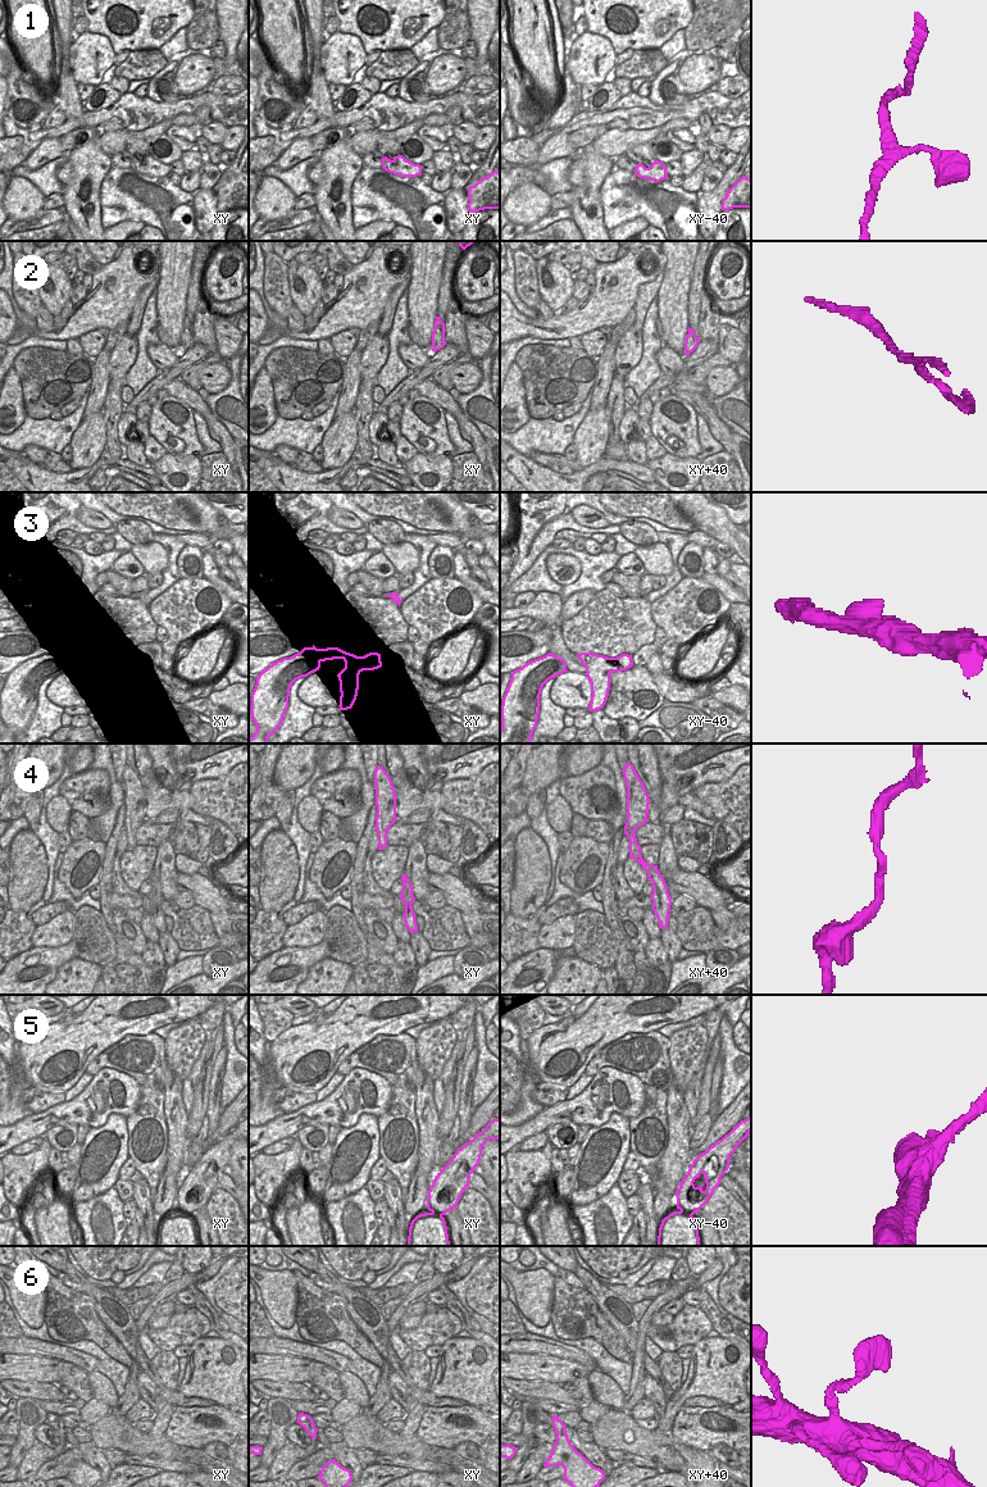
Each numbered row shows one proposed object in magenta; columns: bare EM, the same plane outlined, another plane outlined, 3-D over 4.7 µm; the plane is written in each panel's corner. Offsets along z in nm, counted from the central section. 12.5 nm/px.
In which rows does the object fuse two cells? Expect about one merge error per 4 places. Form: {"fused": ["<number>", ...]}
{"fused": ["2"]}

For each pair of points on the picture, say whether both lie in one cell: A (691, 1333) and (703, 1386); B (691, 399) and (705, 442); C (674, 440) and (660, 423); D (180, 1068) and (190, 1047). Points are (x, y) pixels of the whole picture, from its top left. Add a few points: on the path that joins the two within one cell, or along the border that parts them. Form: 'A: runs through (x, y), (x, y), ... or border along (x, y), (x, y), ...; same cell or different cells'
A: border along (705, 1336), (692, 1345); different cells
B: border along (697, 413), (715, 439); different cells
C: runs through (673, 436), (664, 427); same cell
D: runs through (181, 1063), (181, 1056), (185, 1053); same cell

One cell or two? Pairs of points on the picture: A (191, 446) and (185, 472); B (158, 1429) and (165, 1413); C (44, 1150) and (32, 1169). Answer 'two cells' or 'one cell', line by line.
A: two cells
B: one cell
C: one cell

